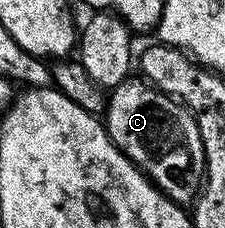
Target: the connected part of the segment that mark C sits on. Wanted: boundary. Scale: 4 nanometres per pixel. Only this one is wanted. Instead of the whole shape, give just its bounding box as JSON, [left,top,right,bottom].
[104,77,206,204]

